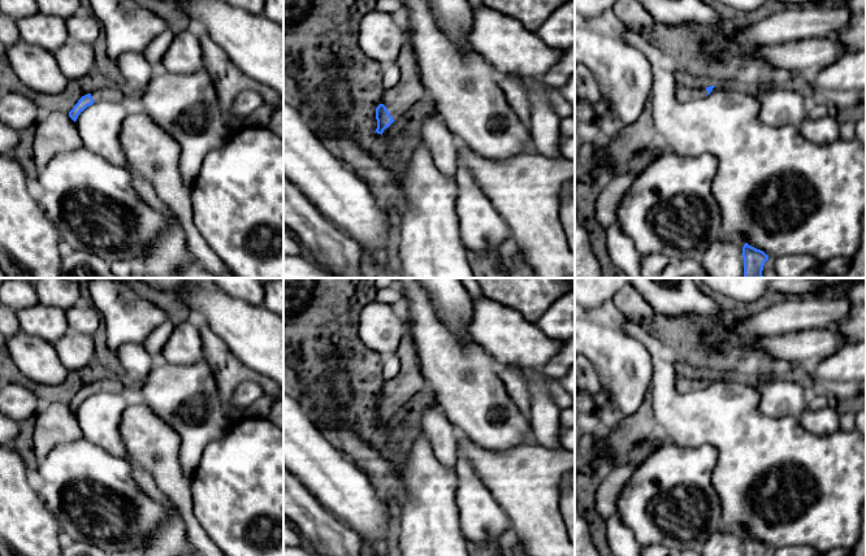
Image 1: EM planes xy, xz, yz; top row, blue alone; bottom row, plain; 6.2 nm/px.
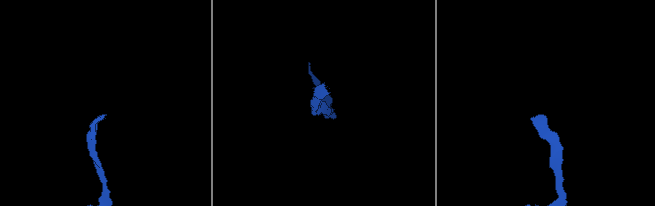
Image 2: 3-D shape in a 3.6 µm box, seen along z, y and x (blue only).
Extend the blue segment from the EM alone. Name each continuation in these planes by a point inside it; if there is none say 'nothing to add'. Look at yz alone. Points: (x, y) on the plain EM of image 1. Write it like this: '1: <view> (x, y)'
1: yz (684, 385)

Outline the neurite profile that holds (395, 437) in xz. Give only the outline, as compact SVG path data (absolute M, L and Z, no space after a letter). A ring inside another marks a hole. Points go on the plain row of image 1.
M406 405L395 411L382 423L384 434L381 443L387 453L397 460L402 459L406 452L406 446L410 442L410 430L412 426L412 418Z

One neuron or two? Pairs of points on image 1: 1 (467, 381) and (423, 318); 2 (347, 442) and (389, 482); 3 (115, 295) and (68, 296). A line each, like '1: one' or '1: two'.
1: one
2: one
3: two

